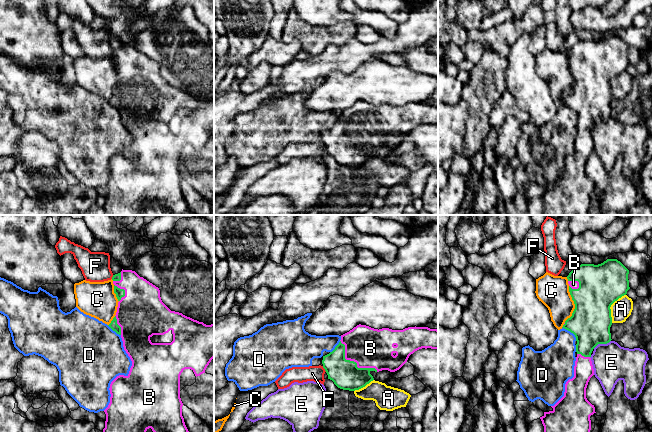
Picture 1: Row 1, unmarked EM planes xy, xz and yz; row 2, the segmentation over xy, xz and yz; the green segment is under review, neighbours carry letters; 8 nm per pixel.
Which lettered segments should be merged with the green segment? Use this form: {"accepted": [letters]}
{"accepted": ["B"]}

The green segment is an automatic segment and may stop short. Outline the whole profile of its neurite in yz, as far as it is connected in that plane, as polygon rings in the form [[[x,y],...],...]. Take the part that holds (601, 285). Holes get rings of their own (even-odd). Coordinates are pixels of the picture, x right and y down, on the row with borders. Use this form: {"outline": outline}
{"outline": [[[607,259],[601,264],[581,264],[575,267],[567,276],[569,292],[575,304],[572,316],[563,327],[576,337],[577,357],[574,366],[574,377],[565,384],[564,396],[554,405],[552,411],[544,412],[540,417],[544,432],[590,432],[590,416],[595,407],[586,398],[586,388],[594,375],[591,353],[598,344],[607,344],[611,339],[612,325],[611,305],[627,294],[630,289],[629,270],[617,259]]]}

